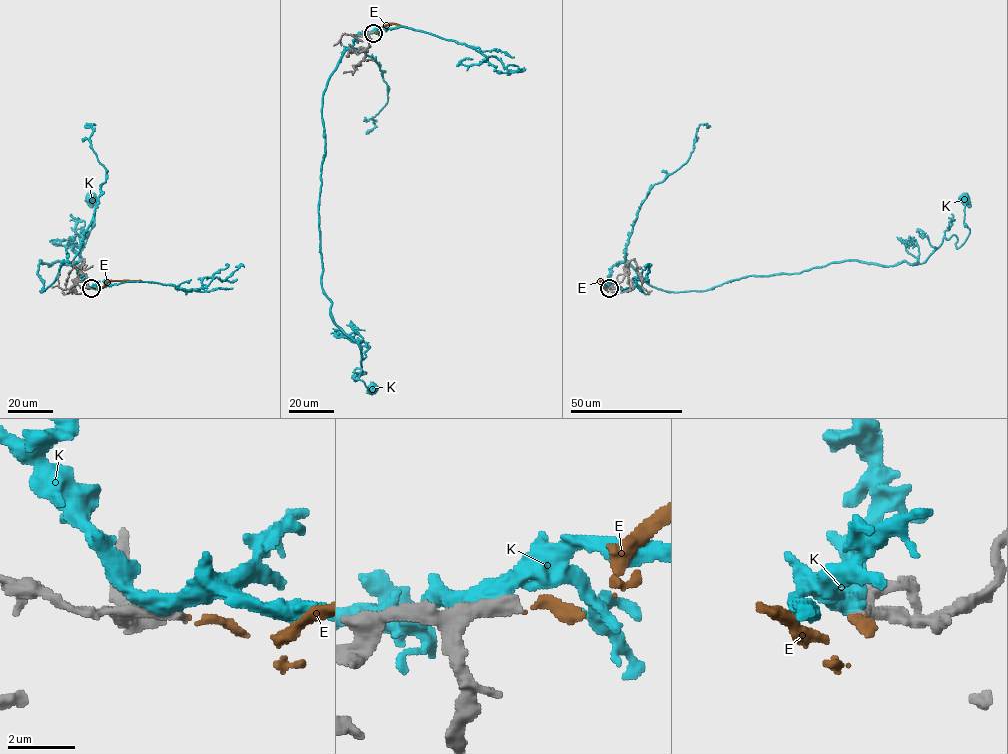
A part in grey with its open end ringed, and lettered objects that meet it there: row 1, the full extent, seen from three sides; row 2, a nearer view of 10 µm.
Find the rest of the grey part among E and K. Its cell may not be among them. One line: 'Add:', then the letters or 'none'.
Add: E

